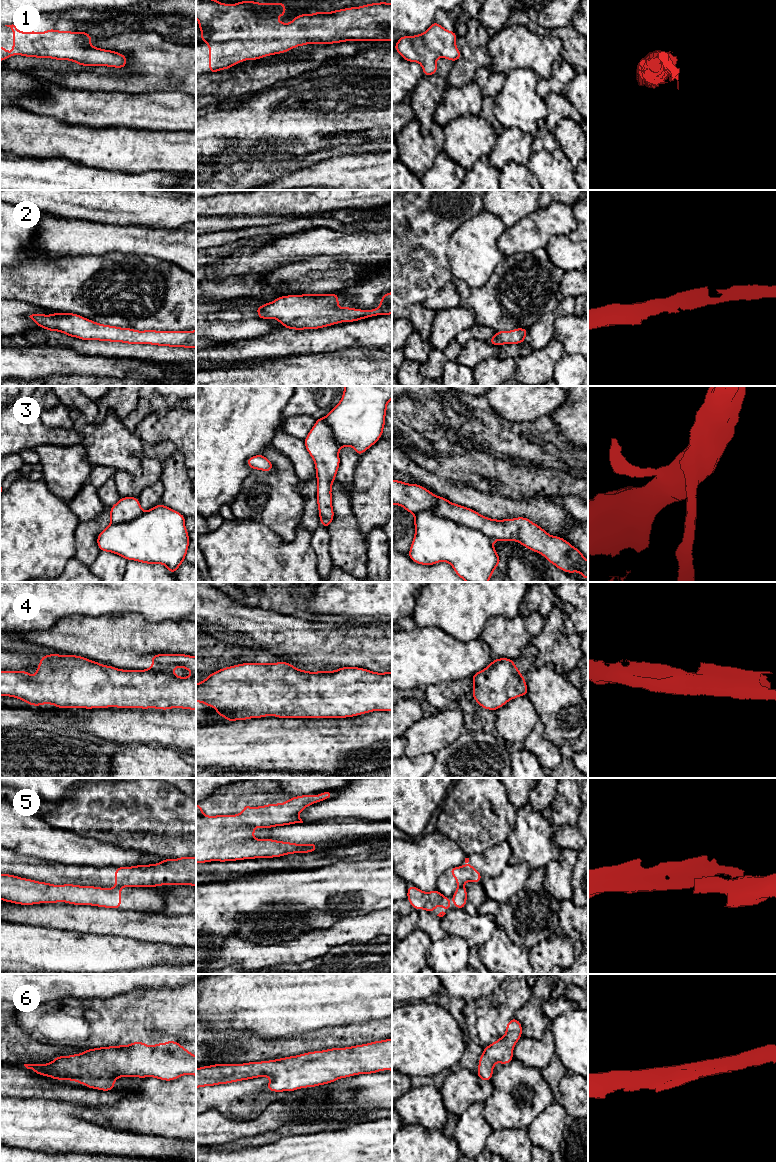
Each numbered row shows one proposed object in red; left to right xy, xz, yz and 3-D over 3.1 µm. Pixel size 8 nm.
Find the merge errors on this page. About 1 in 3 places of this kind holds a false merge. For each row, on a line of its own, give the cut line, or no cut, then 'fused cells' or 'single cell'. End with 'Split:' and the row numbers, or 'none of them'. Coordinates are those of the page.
1: cut none; single cell
2: cut none; single cell
3: cut yz (414, 513), (431, 510), (437, 515), (478, 529), (492, 541); fused cells
4: cut none; single cell
5: cut xy (115, 886), (120, 888); fused cells
6: cut none; single cell
Split: 3, 5

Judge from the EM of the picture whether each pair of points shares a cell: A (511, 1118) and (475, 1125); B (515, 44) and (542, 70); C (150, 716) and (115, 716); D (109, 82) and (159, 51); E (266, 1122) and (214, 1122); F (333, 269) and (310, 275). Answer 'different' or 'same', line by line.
A: different
B: same
C: same
D: same
E: same
F: same

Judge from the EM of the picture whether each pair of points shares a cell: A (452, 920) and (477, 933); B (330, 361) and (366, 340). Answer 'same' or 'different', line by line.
A: same
B: different

